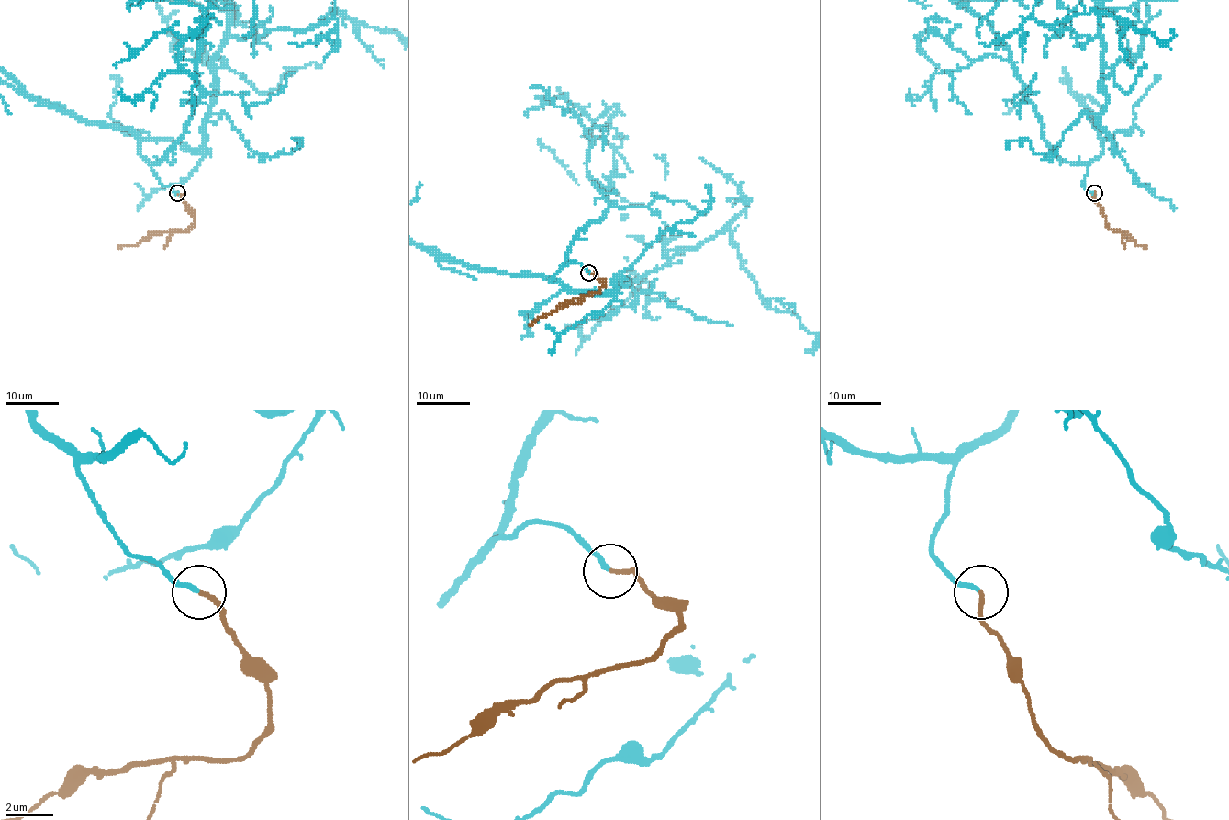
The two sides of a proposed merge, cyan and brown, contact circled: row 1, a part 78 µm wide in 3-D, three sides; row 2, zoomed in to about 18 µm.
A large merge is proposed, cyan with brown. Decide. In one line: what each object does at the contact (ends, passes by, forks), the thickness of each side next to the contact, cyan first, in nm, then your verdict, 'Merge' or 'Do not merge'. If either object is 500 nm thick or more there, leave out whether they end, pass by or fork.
At the ring cyan ends. At the ring brown ends. Thickness 190 nm (cyan) against 180 nm. Merge

